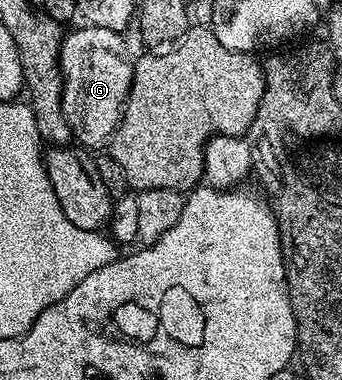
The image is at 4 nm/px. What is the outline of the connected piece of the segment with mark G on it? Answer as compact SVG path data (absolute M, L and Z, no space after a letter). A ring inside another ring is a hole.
M82 25L79 31L74 31L62 40L62 50L58 53L58 61L62 69L64 80L64 95L67 100L74 99L73 107L66 112L66 120L70 130L81 146L105 148L114 136L114 130L118 128L118 122L122 119L122 110L126 108L126 99L130 96L130 86L134 76L134 63L132 55L126 52L126 43L123 36L112 29Z

